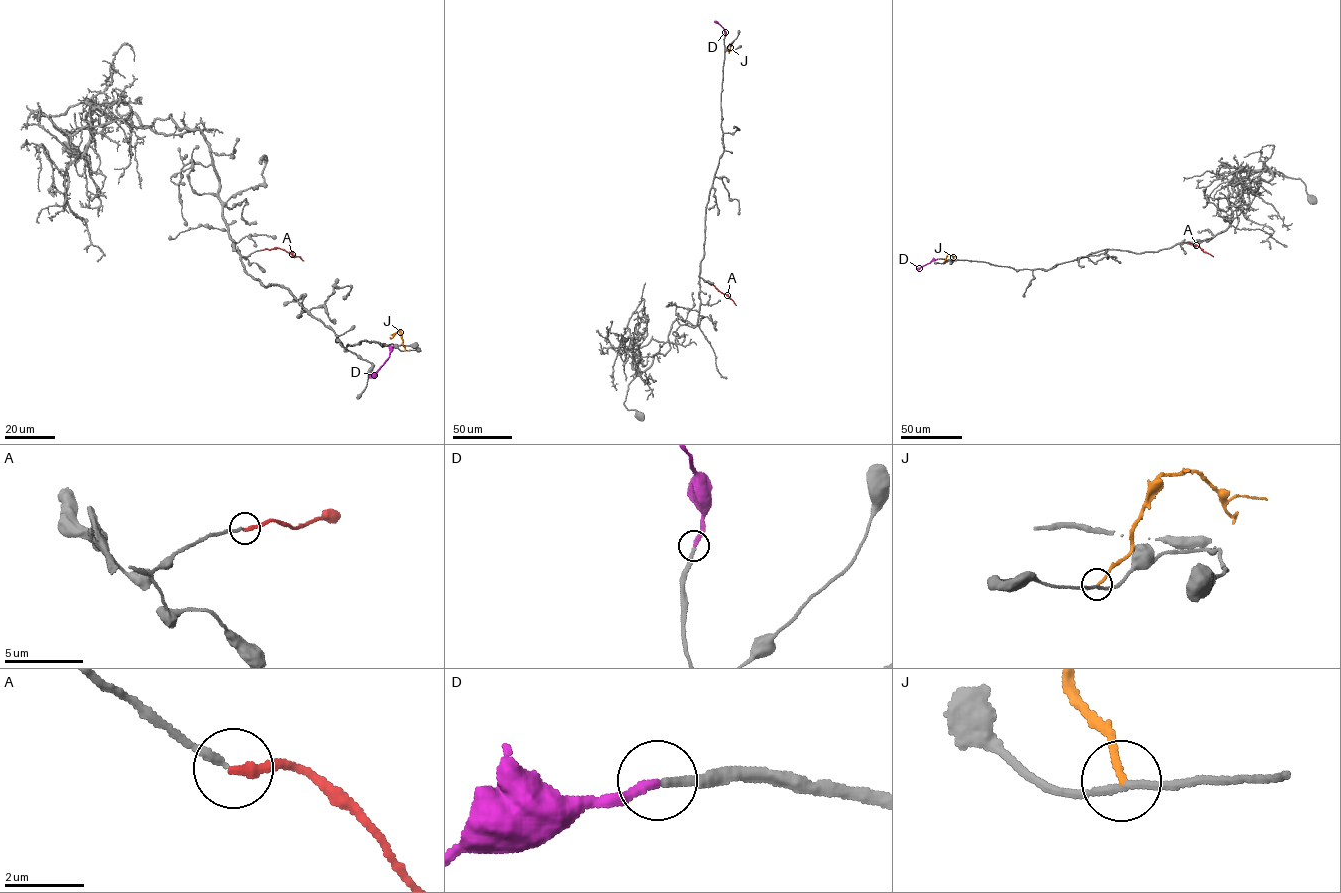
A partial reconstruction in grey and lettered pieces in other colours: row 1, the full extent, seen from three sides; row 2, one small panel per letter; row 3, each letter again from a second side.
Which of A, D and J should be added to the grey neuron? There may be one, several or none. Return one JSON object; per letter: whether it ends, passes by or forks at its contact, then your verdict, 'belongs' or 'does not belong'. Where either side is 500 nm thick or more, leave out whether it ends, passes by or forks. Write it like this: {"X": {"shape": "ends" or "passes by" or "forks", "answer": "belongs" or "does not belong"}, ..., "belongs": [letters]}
{"A": {"shape": "ends", "answer": "does not belong"}, "D": {"shape": "ends", "answer": "belongs"}, "J": {"shape": "ends", "answer": "does not belong"}, "belongs": ["D"]}

